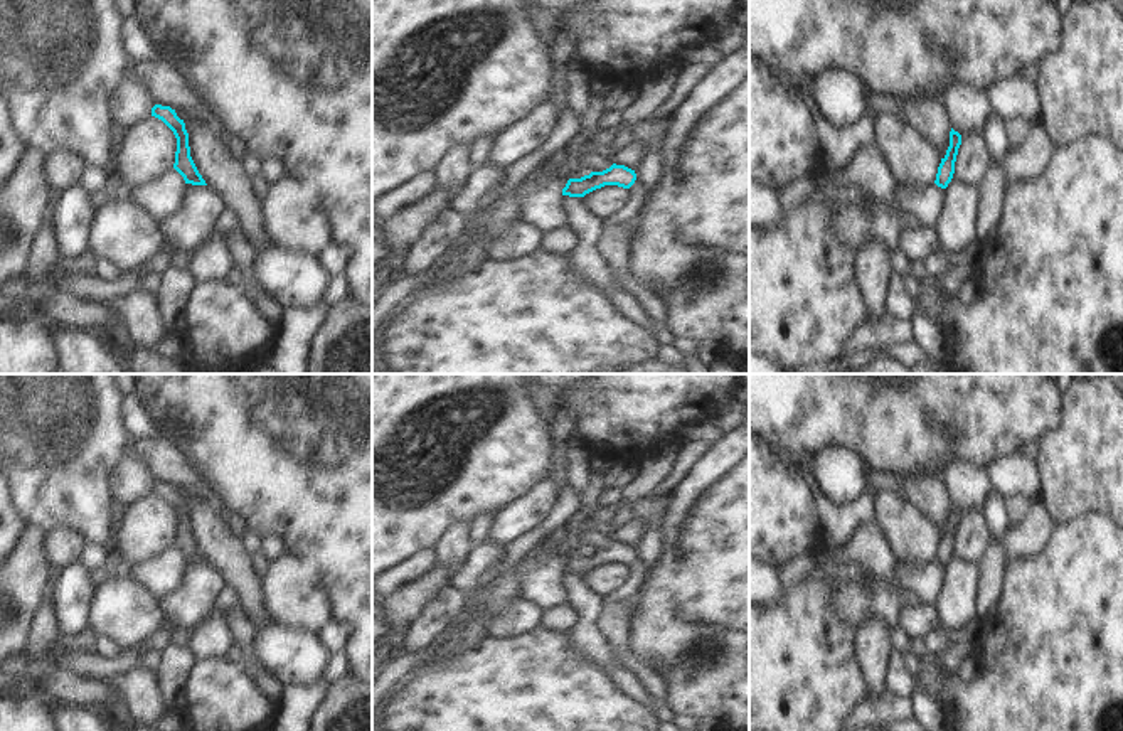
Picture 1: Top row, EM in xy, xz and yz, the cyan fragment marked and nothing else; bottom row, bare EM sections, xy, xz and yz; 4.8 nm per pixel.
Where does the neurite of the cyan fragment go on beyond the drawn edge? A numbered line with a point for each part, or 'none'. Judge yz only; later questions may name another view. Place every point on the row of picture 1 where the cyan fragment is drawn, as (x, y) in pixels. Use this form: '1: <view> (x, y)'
none

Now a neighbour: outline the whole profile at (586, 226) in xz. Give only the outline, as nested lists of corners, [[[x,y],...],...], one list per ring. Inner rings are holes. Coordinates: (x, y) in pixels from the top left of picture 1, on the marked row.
[[[564,195],[561,207],[566,216],[566,226],[577,237],[577,246],[566,254],[566,263],[571,271],[583,281],[606,293],[613,307],[636,327],[652,333],[658,345],[672,345],[675,335],[667,325],[657,325],[630,293],[611,286],[615,276],[594,249],[594,244],[601,234],[603,219],[586,209],[583,197]]]

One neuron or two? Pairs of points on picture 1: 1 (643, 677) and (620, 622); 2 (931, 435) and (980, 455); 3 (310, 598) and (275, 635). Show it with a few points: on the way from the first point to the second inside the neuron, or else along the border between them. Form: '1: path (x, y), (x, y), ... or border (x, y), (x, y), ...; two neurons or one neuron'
1: path (633, 664), (620, 647), (620, 635); one neuron
2: path (943, 433), (958, 433), (968, 443); one neuron
3: border (270, 617), (280, 624), (308, 629), (315, 634); two neurons

